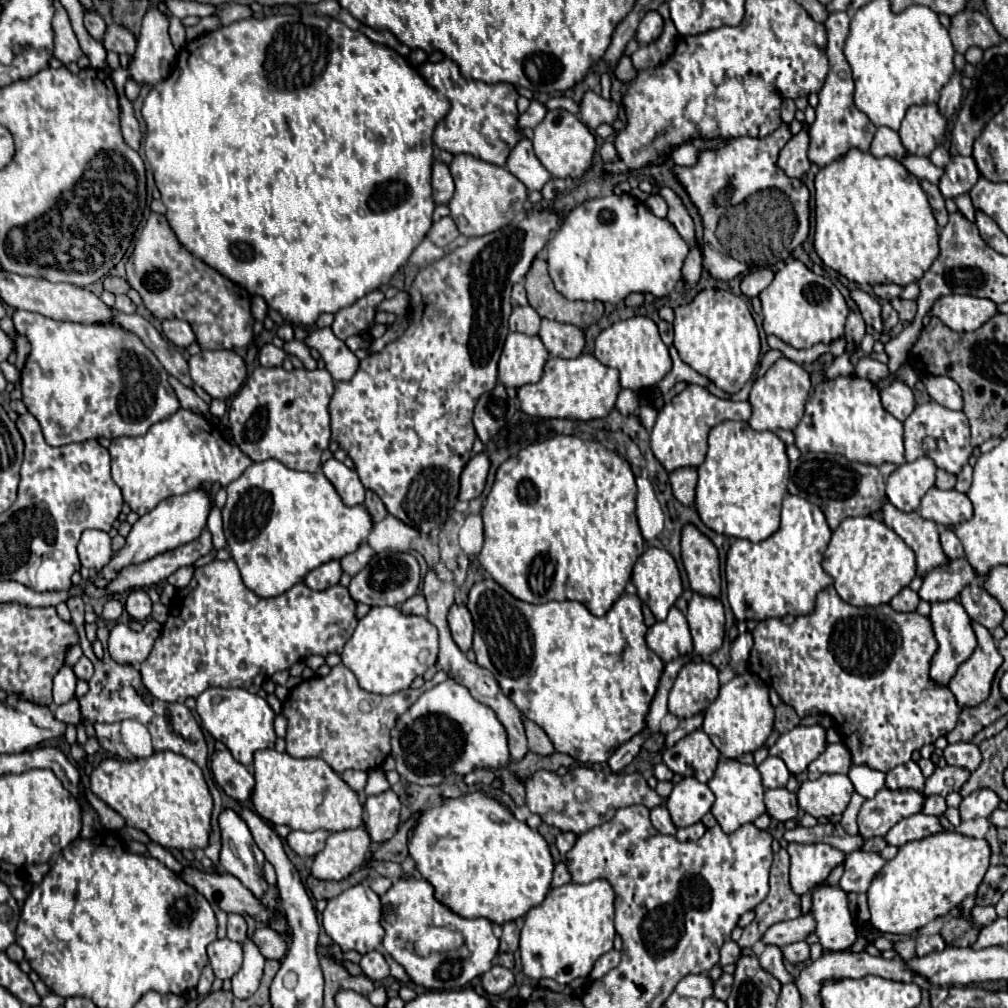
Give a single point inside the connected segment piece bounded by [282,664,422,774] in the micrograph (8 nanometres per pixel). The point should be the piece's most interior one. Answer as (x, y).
(332, 718)

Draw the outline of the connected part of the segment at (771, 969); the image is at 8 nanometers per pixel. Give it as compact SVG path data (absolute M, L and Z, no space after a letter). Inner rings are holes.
M766 946L764 952L758 956L762 970L766 970L768 974L772 974L780 984L792 982L794 978L786 972L784 968L784 960L782 960L782 950L778 946Z

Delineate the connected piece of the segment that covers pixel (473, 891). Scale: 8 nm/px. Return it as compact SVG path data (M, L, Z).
M482 790L448 798L440 806L422 810L408 838L408 854L420 876L434 886L436 898L444 906L464 918L488 918L496 924L522 918L532 906L542 904L550 890L554 870L548 844L538 830L518 822L504 804Z

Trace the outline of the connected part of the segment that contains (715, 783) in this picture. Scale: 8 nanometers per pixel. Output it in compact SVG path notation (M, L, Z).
M720 758L718 766L714 770L714 776L708 780L708 788L716 796L716 802L710 812L714 814L716 822L720 824L720 828L726 834L732 834L736 828L740 828L746 822L754 822L760 814L766 812L766 806L762 800L764 786L760 782L760 774L758 774L756 766L748 766L738 760L730 760L730 758Z

